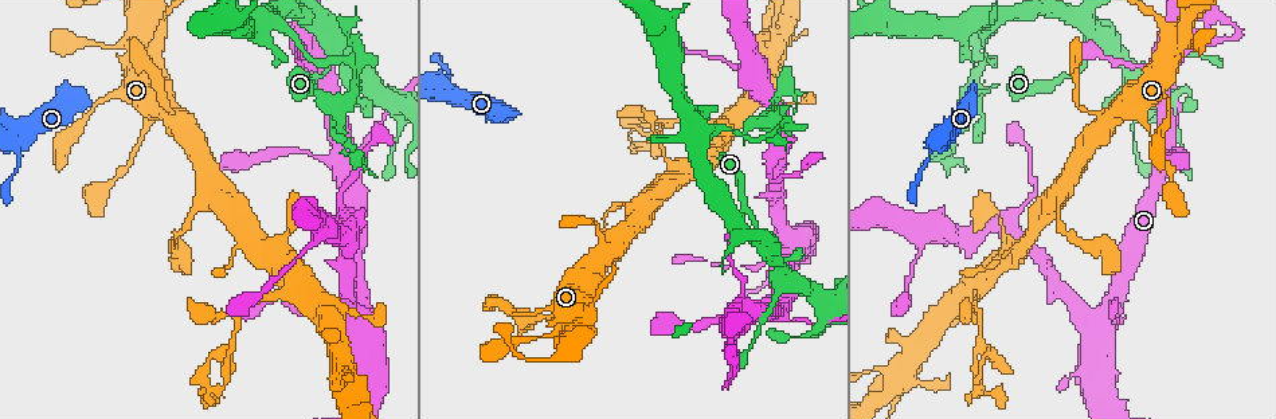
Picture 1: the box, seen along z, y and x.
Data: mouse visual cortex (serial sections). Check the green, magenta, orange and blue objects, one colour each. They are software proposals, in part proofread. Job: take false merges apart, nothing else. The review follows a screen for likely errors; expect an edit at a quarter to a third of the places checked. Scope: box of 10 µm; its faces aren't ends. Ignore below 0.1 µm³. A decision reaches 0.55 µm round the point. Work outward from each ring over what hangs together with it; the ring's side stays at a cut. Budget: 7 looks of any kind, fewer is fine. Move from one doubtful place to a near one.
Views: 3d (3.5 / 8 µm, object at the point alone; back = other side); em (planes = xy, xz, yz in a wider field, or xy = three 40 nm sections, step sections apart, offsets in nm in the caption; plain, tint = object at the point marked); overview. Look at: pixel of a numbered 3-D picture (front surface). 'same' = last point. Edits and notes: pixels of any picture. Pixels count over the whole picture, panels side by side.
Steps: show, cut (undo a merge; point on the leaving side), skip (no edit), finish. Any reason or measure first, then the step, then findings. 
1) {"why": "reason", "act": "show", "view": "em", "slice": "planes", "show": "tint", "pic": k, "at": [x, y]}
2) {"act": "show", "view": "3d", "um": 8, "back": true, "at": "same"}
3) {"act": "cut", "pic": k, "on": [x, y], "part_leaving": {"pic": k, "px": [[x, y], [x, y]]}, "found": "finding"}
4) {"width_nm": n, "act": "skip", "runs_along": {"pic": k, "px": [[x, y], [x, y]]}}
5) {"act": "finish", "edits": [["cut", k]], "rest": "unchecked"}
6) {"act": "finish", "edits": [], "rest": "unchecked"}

{"why": "a fork", "act": "show", "view": "3d", "um": 3.5, "back": true, "pic": 1, "at": [783, 157]}

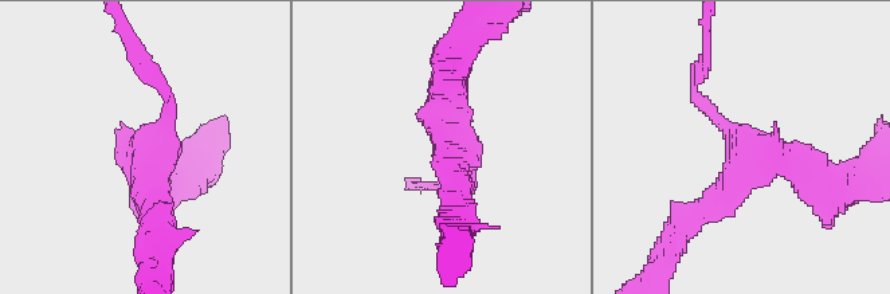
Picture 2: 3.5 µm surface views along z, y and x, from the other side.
{"act": "show", "view": "em", "slice": "xy", "step": 2, "show": "plain", "pic": 2, "at": [746, 164]}

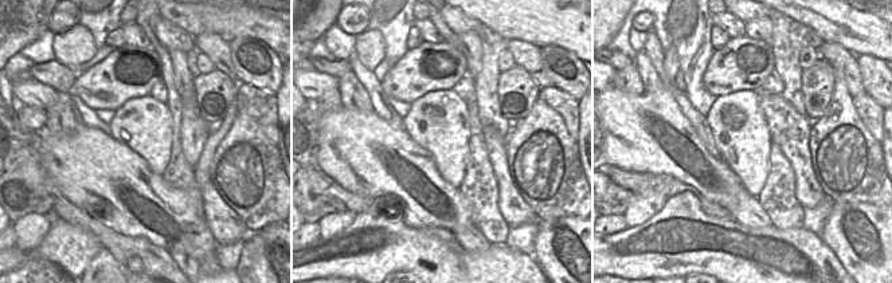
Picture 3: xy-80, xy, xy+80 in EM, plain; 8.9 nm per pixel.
{"act": "show", "view": "em", "slice": "xy", "step": 2, "show": "tint", "at": "same"}

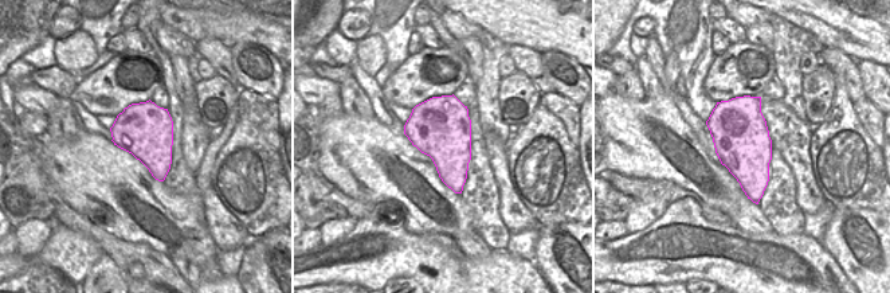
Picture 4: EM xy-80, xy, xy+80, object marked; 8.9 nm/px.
{"act": "skip", "runs_along": {"pic": 2, "px": [[685, 224], [757, 153], [826, 183]]}, "found": "continuous, no second cell"}

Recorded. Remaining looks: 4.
{"act": "show", "view": "3d", "um": 8, "pic": 1, "at": [345, 167]}

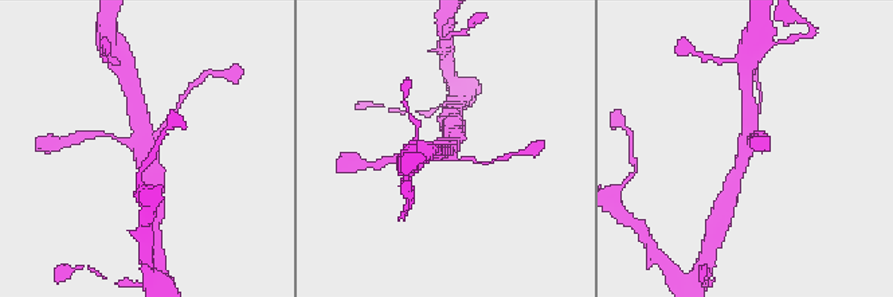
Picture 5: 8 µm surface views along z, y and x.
{"why": "closer look", "act": "show", "view": "3d", "um": 3.5, "at": "same"}

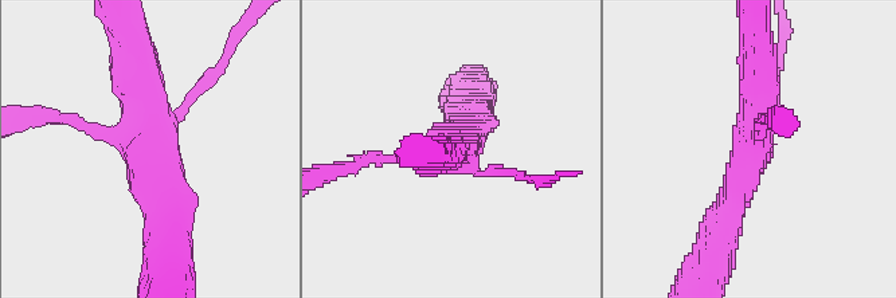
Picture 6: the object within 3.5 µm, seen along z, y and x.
{"act": "show", "view": "em", "slice": "xy", "step": 5, "show": "tint", "pic": 6, "at": [751, 148]}

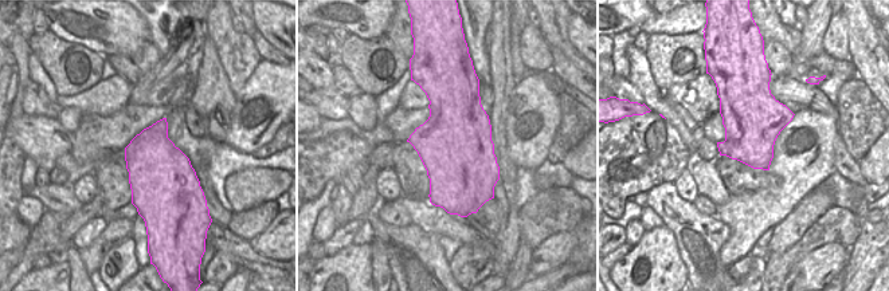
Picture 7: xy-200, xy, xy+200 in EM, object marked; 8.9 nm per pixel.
{"arms": 4, "act": "skip", "runs_along": {"pic": 6, "px": [[720, 230], [755, 136], [758, 62]]}, "found": "continuous, no second cell"}

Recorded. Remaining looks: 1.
{"act": "finish", "edits": [], "rest": "unchecked"}

